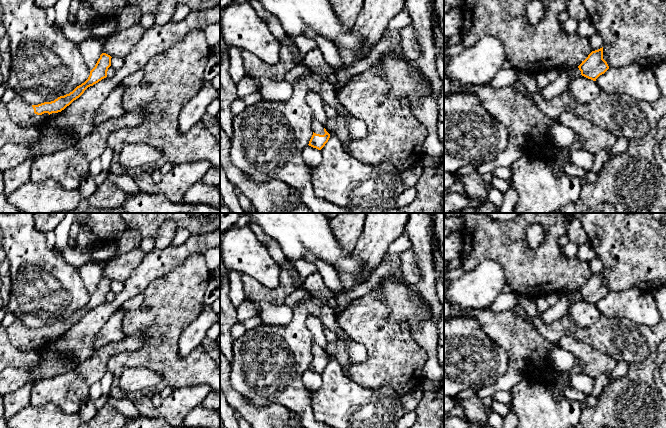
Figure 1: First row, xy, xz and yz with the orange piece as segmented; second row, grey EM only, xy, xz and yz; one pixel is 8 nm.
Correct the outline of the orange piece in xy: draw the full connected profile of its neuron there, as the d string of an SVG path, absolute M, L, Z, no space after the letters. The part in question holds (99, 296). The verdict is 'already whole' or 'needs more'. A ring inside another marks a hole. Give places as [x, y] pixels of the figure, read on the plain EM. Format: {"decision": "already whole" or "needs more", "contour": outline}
{"decision": "needs more", "contour": "M102 277L95 291L90 295L88 303L69 318L60 320L54 325L30 329L20 319L16 318L7 328L11 344L21 350L27 350L43 344L52 337L61 336L79 322L88 311L107 301L108 292L111 290L111 282L110 279Z"}

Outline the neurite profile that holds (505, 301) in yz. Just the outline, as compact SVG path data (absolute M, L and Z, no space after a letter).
M515 292L501 293L489 309L493 312L512 310L516 306L517 296Z

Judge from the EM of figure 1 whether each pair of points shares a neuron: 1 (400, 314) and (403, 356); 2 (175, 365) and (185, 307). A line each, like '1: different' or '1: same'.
1: different
2: same

